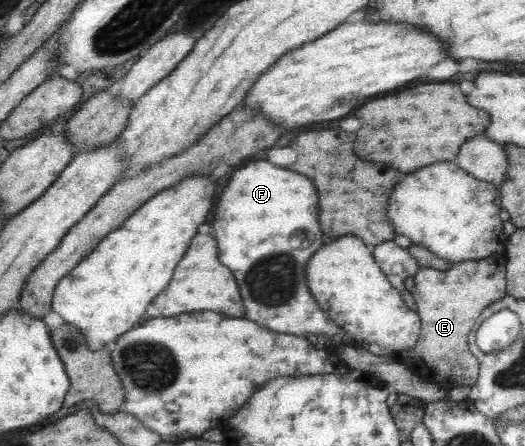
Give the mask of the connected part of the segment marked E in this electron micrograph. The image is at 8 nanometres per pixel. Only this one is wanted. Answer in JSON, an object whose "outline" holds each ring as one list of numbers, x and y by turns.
{"outline":[[495,253,491,257,481,260,463,261,449,266,447,270,440,271,432,268,421,267,409,281,409,292,415,298,417,304,416,313,421,318,421,342,411,349,407,356,408,370,417,375,422,381,441,385,443,388,451,388,455,384,465,384,472,387,479,373,479,362,469,352,467,346,467,334,471,326,475,324,477,316,487,309,493,302,500,301,506,297,508,277,506,274,506,263,503,258,496,258]]}

